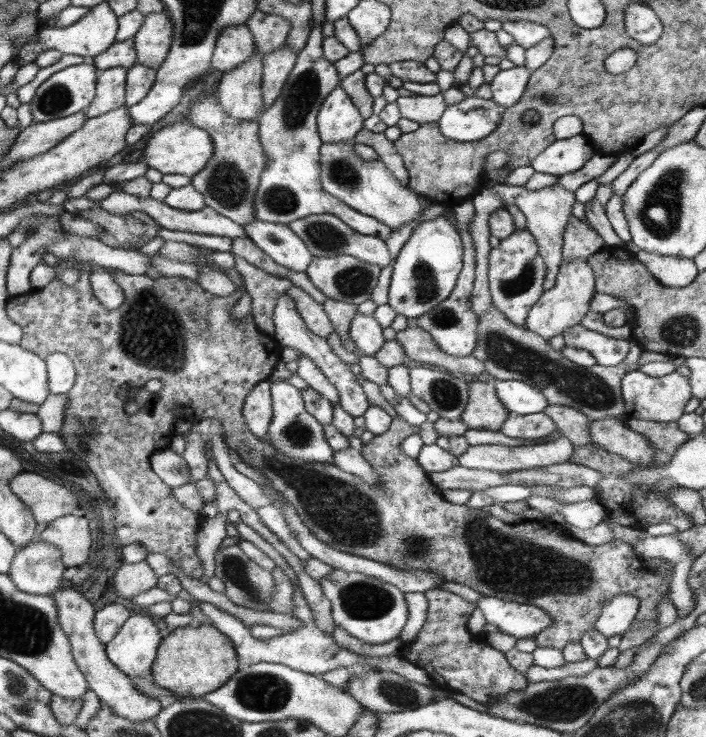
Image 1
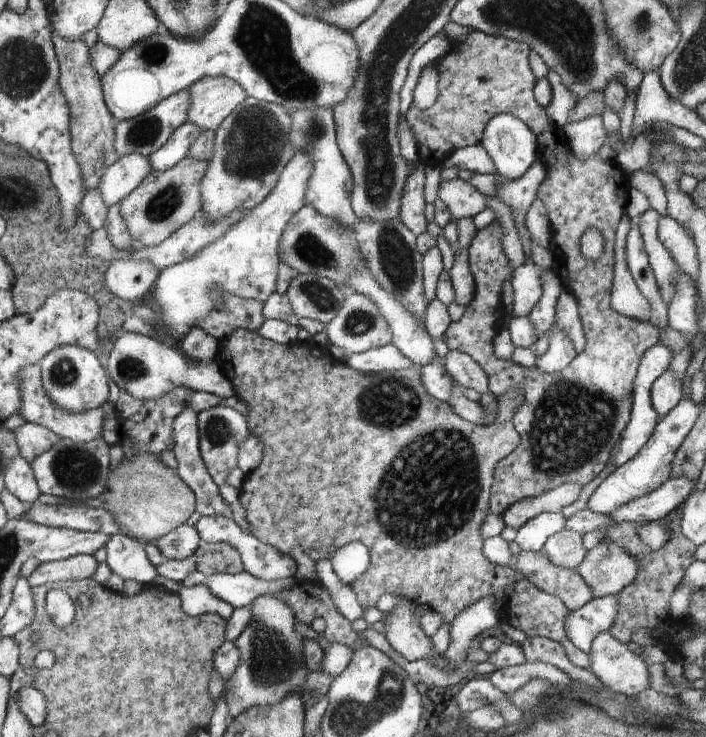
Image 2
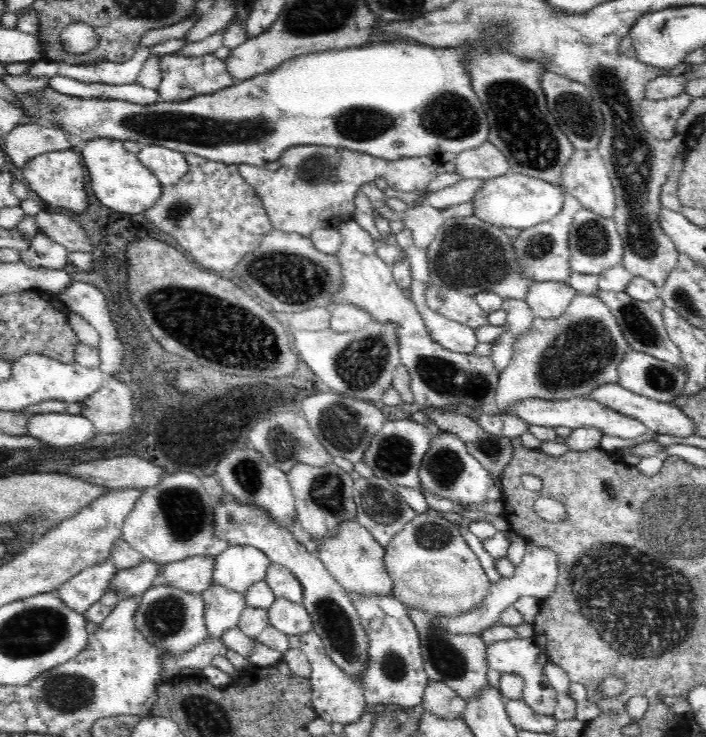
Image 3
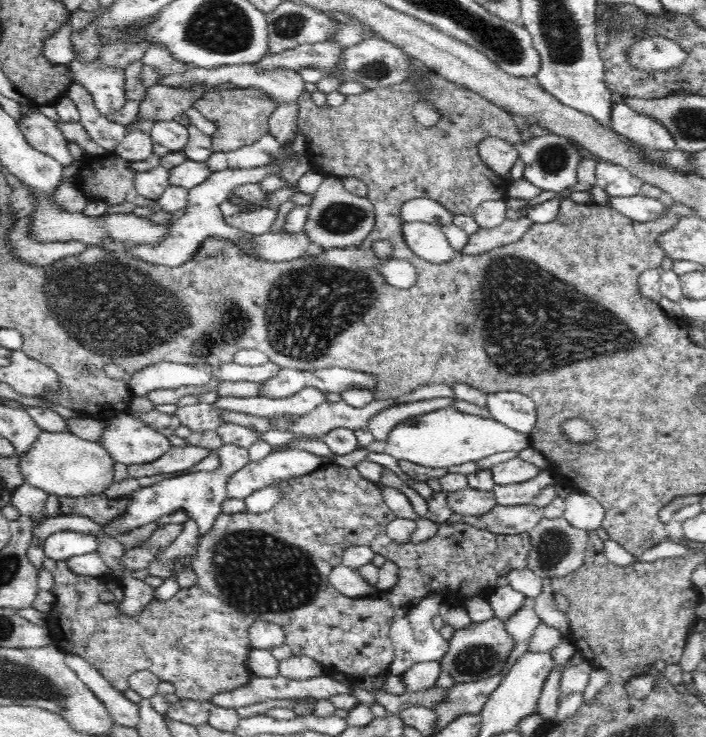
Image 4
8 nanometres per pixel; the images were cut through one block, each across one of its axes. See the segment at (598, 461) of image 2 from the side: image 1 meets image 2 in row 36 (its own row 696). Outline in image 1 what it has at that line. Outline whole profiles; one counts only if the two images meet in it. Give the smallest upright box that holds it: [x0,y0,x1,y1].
[402,588,526,705]

